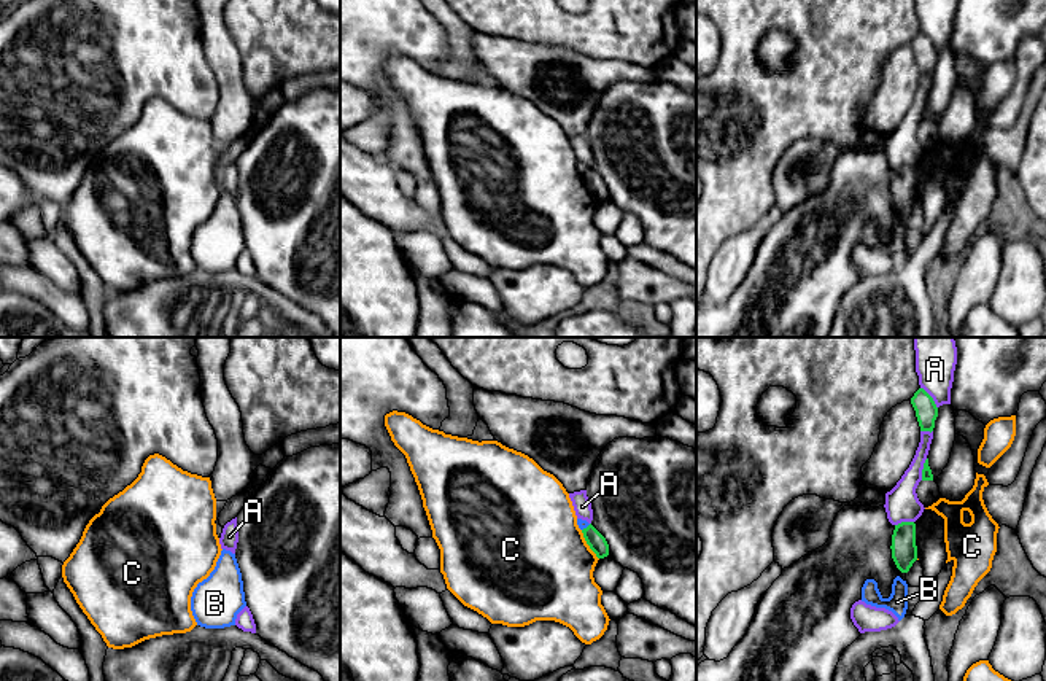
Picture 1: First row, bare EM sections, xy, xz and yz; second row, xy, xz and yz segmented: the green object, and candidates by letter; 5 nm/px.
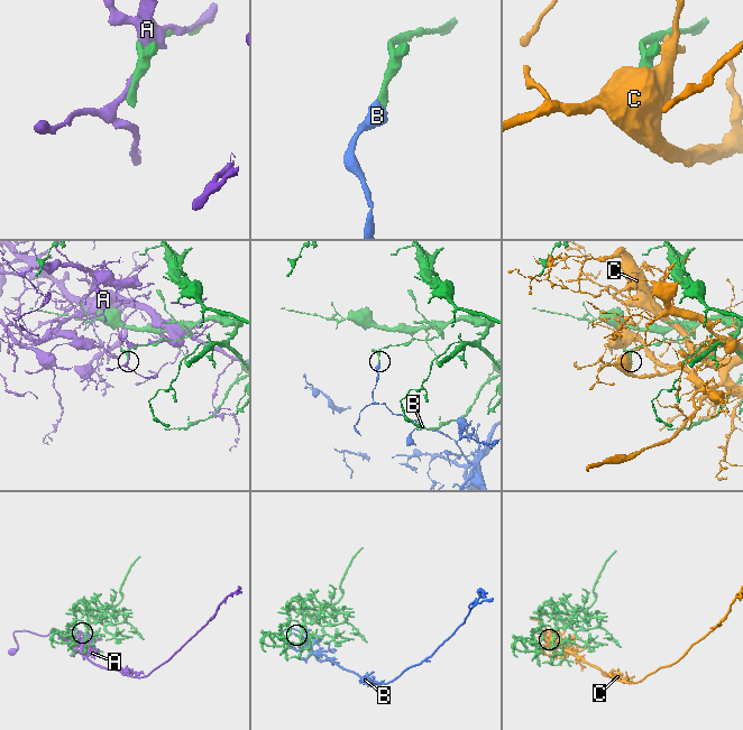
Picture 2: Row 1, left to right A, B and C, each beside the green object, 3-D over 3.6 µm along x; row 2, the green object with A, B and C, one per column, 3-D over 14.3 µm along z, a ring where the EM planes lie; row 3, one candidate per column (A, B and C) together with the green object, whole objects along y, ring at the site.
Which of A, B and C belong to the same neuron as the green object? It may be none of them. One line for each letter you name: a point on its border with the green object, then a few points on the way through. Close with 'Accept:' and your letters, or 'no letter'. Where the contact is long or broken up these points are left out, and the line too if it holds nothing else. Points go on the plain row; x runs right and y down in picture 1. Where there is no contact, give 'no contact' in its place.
Accept: no letter

